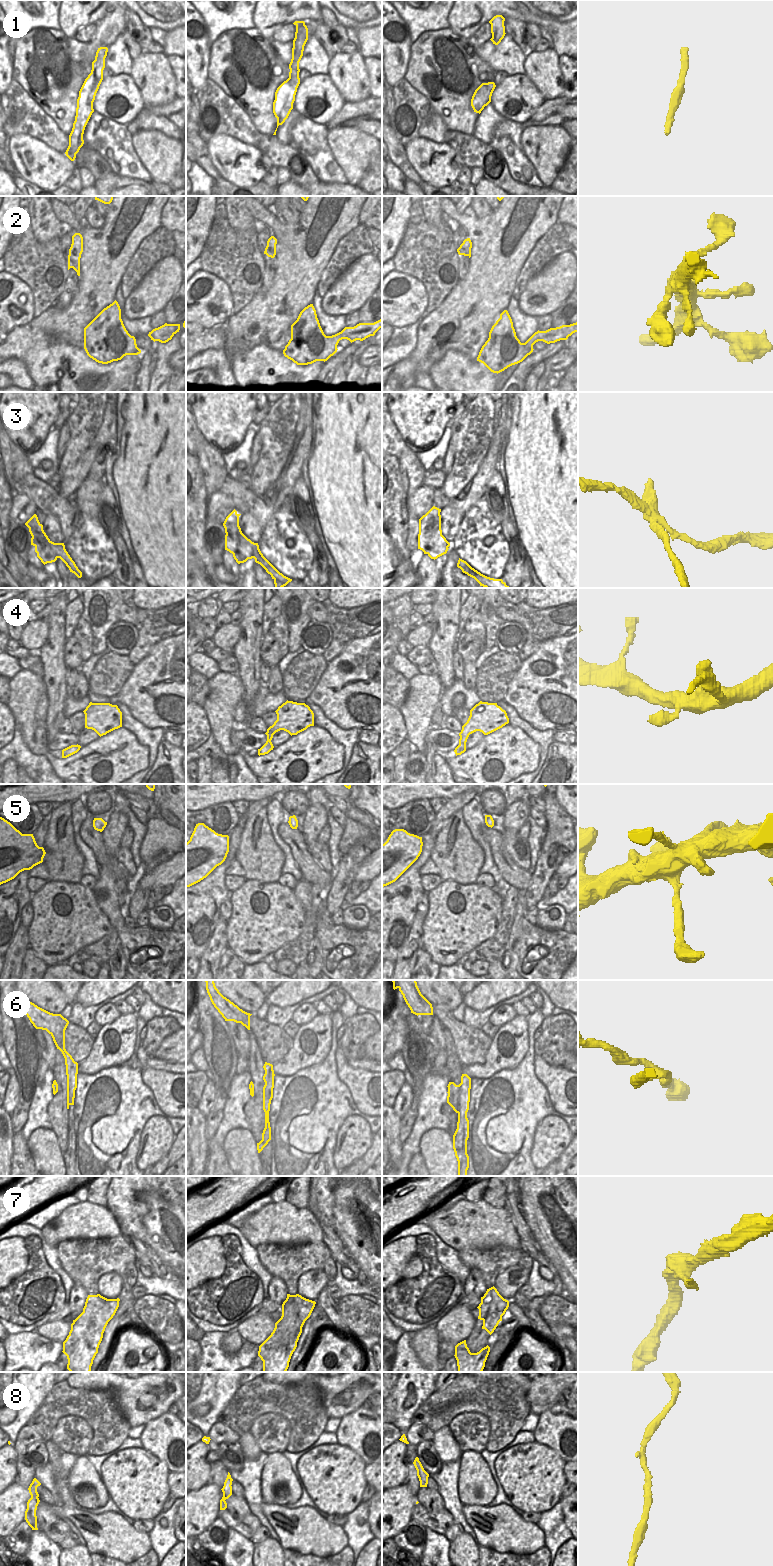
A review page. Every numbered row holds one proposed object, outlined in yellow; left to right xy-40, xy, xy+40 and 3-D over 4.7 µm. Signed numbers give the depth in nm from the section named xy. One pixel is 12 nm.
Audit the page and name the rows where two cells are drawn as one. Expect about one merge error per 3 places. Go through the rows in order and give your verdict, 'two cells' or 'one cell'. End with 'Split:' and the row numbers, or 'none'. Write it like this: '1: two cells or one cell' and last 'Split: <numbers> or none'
1: one cell
2: one cell
3: two cells
4: one cell
5: one cell
6: two cells
7: one cell
8: one cell
Split: 3, 6

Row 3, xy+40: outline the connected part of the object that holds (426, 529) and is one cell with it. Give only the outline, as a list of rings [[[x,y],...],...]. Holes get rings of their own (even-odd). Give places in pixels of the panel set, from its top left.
[[[431,508],[425,515],[419,519],[419,534],[418,539],[422,540],[423,537],[431,539],[437,532],[437,525],[431,524],[431,516],[433,508]]]

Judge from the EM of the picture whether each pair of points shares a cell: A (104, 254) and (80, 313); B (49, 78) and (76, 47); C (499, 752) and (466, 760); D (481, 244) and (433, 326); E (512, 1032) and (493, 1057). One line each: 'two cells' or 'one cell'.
A: one cell
B: two cells
C: one cell
D: one cell
E: one cell

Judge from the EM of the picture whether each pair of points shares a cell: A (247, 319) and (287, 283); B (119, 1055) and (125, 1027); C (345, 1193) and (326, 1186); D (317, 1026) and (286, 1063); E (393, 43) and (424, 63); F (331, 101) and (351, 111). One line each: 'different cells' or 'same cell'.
A: same cell
B: same cell
C: different cells
D: same cell
E: different cells
F: different cells

